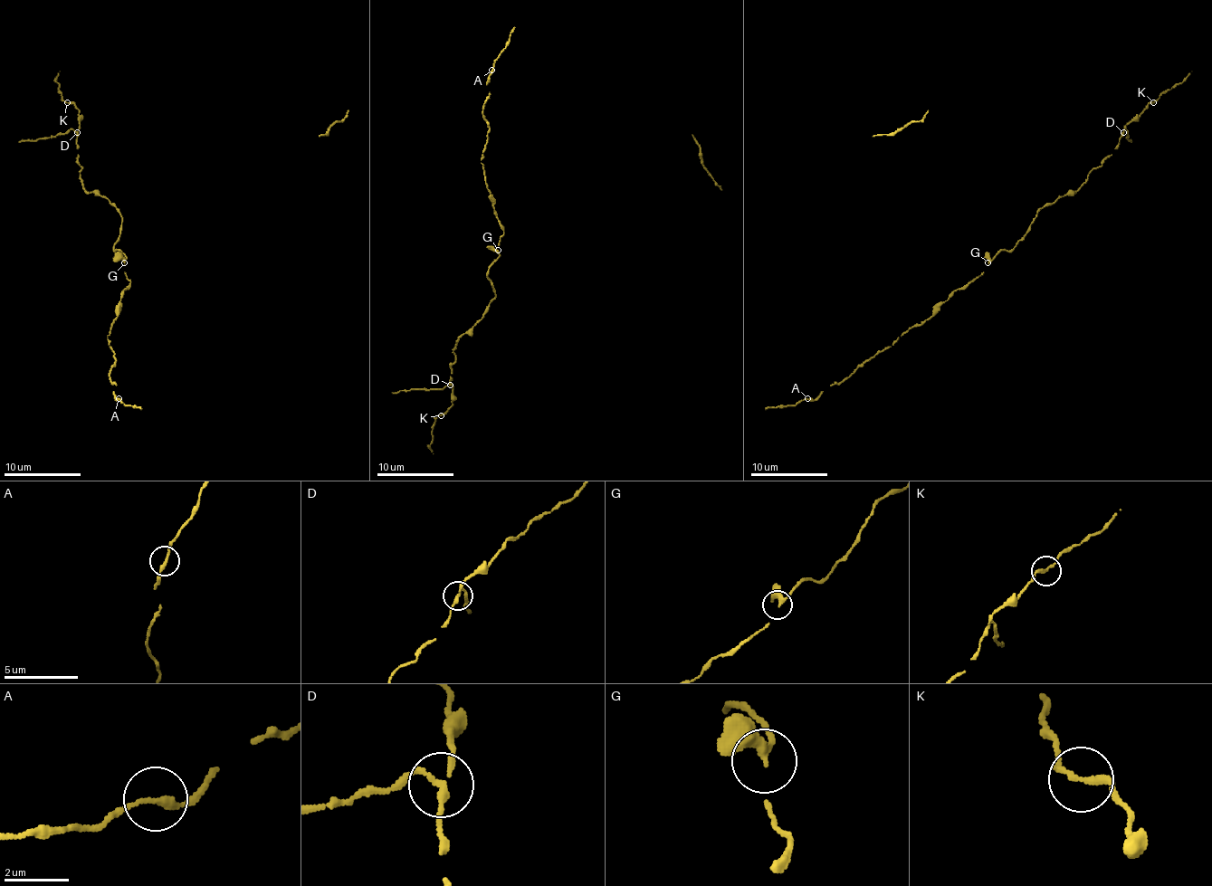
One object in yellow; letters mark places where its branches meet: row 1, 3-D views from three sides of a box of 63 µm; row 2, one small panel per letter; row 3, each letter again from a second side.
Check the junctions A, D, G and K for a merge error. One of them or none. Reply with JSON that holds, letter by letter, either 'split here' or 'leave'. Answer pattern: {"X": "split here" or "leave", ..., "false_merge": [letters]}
{"A": "leave", "D": "split here", "G": "leave", "K": "leave", "false_merge": ["D"]}

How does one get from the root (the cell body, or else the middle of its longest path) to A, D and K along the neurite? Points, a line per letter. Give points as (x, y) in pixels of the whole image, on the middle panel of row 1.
A: (498, 257), (503, 228), (480, 163), (488, 138), (488, 121), (482, 106), (490, 92), (486, 81), (491, 70)
D: (498, 257), (488, 271), (488, 280), (493, 286), (495, 297), (488, 305), (486, 312), (457, 339), (450, 385)
K: (498, 257), (488, 271), (495, 297), (486, 312), (457, 339), (450, 376), (452, 404), (440, 415)

